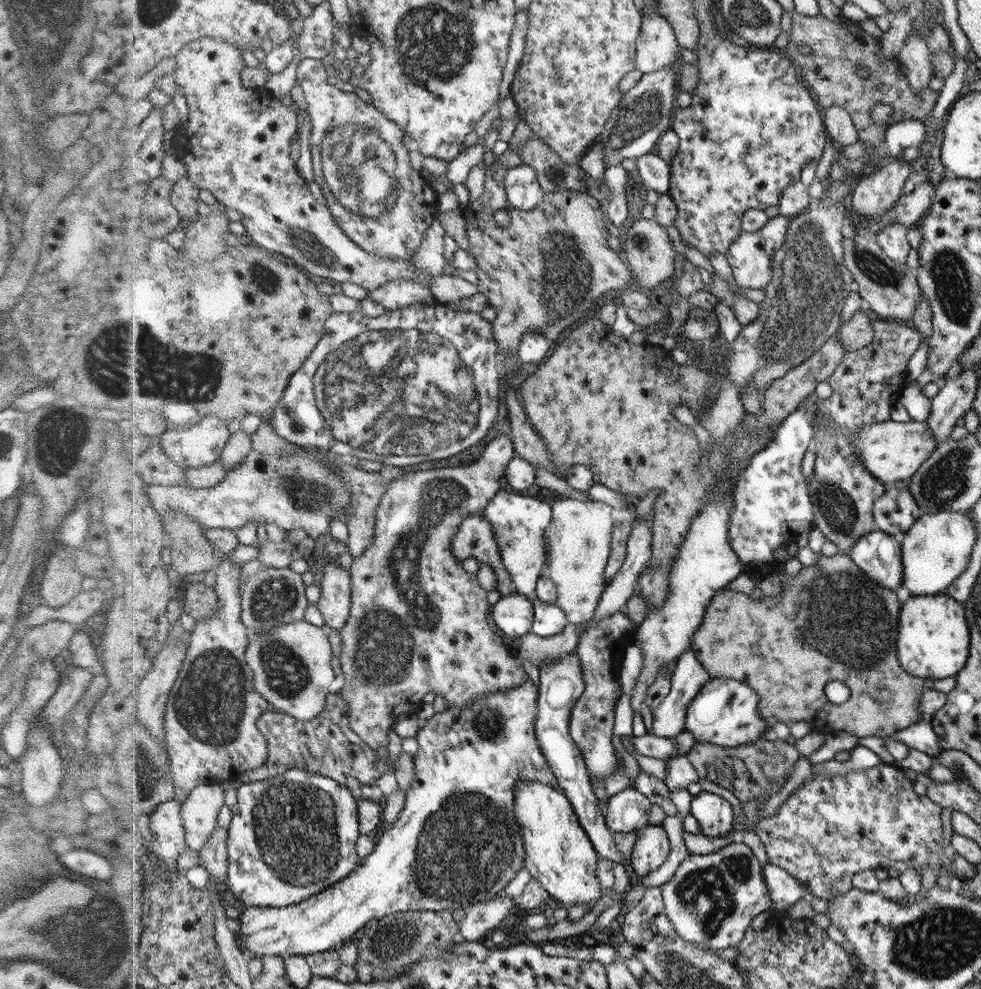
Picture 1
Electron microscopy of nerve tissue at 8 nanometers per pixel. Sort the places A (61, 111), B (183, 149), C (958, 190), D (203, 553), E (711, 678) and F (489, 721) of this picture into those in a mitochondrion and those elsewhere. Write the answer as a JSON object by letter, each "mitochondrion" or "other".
{"A":"other","B":"other","C":"other","D":"other","E":"other","F":"mitochondrion"}

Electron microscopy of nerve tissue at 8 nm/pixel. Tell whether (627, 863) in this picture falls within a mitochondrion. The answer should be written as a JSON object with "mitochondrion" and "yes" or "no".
{"mitochondrion":"no"}

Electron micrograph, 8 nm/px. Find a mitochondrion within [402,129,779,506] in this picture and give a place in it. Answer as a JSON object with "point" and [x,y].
{"point":[565,273]}

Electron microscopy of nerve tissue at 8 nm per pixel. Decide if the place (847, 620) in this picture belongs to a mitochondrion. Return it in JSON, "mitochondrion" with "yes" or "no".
{"mitochondrion":"yes"}

